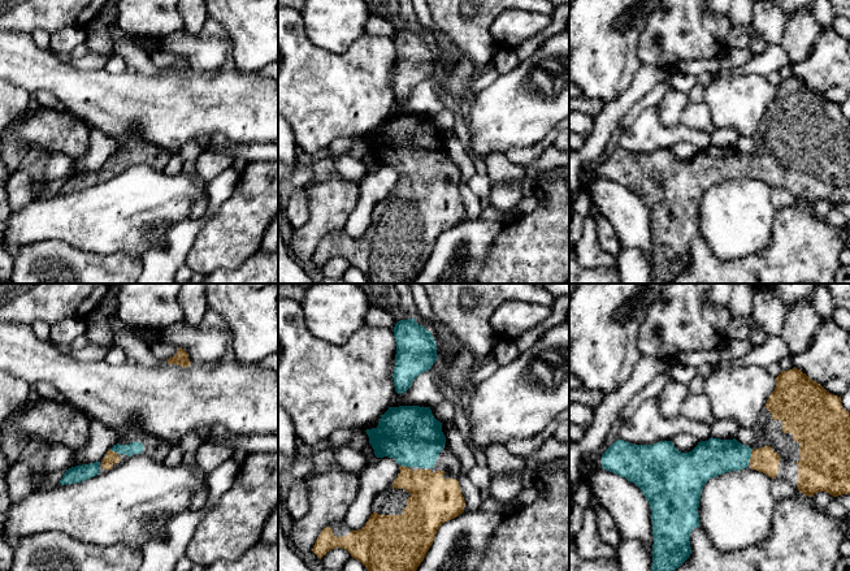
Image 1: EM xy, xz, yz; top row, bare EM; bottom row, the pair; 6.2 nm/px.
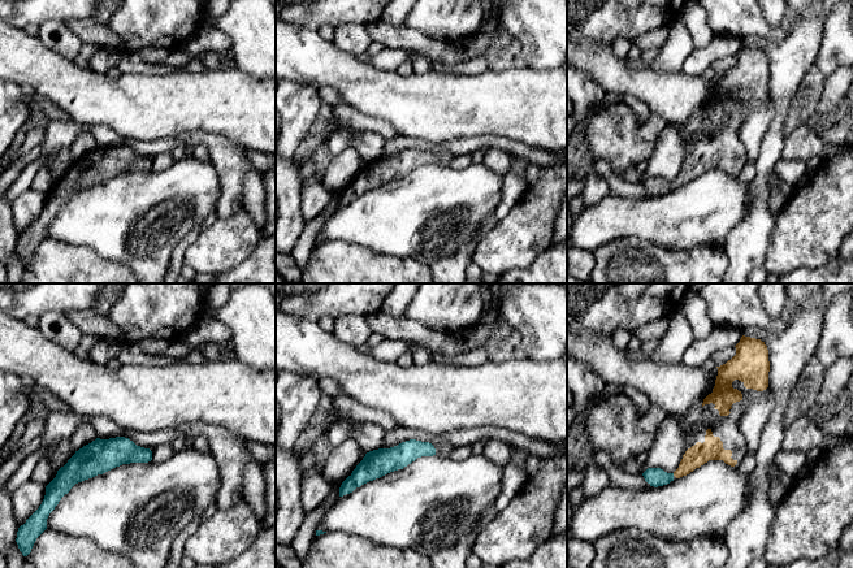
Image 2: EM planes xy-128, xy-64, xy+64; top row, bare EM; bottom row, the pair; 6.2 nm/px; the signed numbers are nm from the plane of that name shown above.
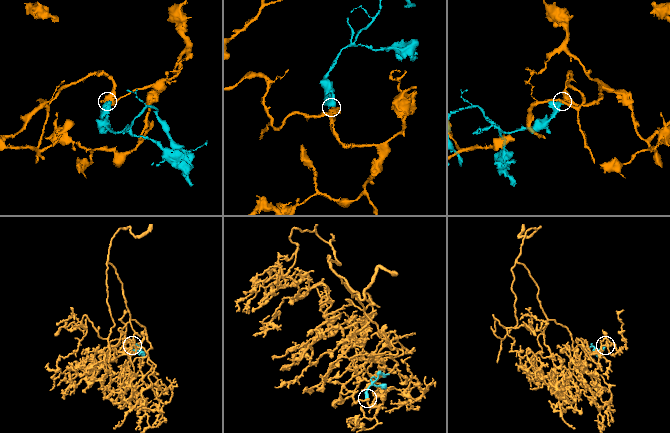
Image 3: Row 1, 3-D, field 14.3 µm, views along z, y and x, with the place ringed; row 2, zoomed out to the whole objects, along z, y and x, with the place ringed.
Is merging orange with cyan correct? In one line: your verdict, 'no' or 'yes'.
yes

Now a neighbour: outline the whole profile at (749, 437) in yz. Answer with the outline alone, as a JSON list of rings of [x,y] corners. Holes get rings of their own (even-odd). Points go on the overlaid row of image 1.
[[[741,427],[738,433],[736,434],[736,440],[740,444],[753,449],[758,444],[759,436],[756,433],[755,427],[753,428]]]

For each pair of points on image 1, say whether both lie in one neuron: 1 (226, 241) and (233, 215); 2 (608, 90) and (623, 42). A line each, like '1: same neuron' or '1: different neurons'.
1: same neuron
2: same neuron

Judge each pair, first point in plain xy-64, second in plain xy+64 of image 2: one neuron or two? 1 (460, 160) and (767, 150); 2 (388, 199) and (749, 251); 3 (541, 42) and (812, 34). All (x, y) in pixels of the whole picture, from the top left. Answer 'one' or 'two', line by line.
1: two
2: two
3: two

